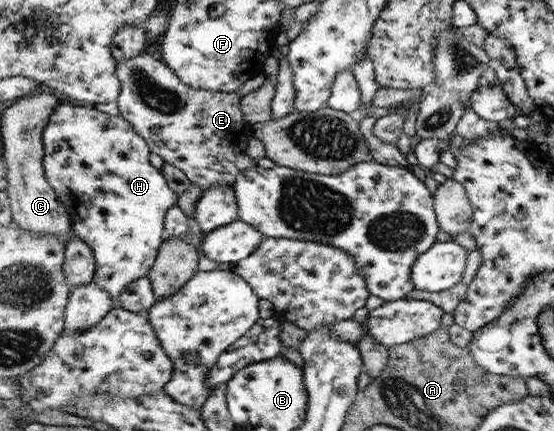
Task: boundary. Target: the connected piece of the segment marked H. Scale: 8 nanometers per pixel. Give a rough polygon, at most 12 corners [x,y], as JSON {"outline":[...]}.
{"outline":[[62,104],[49,180],[115,301],[180,193],[122,115]]}

